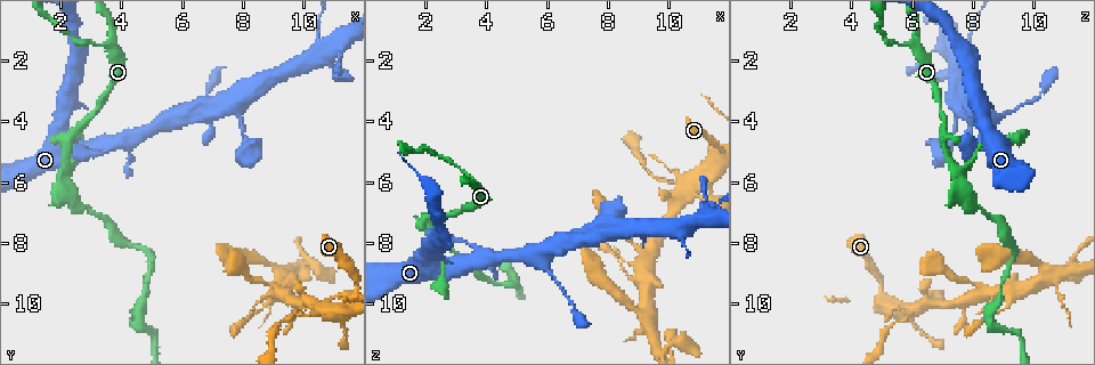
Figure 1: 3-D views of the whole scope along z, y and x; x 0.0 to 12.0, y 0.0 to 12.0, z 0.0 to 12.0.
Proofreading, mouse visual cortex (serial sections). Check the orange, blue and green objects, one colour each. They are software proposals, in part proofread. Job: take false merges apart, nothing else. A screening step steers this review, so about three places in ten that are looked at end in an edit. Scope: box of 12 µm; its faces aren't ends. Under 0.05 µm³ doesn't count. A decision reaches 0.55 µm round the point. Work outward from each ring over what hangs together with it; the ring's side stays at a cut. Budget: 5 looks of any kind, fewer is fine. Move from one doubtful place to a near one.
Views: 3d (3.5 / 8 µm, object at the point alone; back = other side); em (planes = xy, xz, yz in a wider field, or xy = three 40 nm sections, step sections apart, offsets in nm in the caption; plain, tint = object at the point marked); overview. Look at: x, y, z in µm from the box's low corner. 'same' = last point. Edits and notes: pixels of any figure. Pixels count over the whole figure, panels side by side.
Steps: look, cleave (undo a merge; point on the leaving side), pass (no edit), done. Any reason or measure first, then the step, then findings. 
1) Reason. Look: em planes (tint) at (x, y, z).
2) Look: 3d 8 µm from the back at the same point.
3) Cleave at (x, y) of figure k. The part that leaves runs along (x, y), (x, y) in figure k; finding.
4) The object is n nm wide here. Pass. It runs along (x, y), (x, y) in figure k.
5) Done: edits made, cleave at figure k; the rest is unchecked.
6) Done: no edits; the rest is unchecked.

Thick turns thin. Look: 3d 3.5 µm at (3.7, 1.5, 6.0).

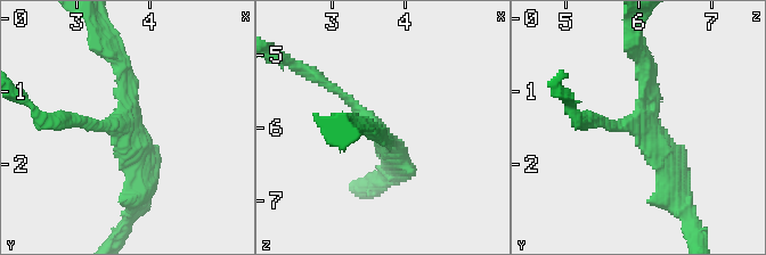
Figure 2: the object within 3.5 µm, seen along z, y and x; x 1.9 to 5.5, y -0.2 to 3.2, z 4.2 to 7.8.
3 arms meet here; the arms are 150, 200, 300 nm wide; shape alone is not enough. Look: em xy step 3 (tint) at (3.65, 1.50, 5.95).

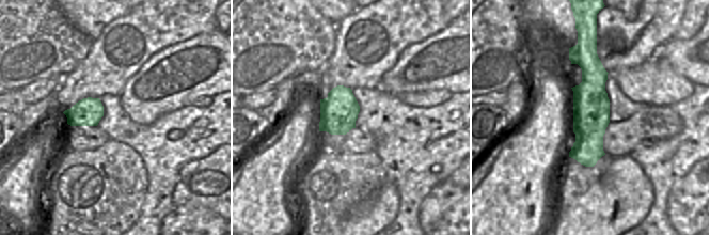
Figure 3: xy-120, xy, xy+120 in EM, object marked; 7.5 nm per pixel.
Pass. It runs along (394, 161), (384, 131), (317, 76) in figure 2; continuous, no second cell.

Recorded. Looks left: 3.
Arms part here. Look: 3d 8 µm at (2.2, 5.6, 7.5).

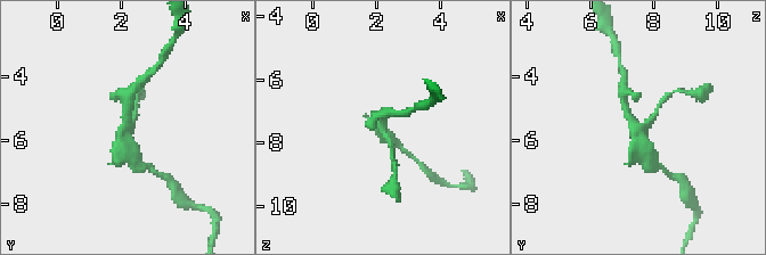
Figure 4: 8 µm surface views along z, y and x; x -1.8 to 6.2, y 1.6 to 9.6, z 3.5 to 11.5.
Look: em xy step 2 (tint) at (2.2, 5.6, 7.5).

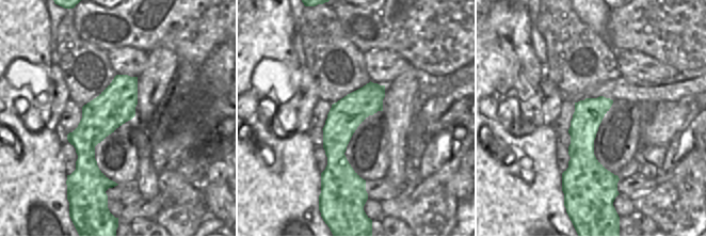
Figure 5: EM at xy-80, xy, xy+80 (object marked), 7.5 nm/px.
Pass. It runs along (134, 79), (86, 136), (98, 185) in figure 5; all the same cell.

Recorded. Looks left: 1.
Done: no edits; the rest is unchecked.

